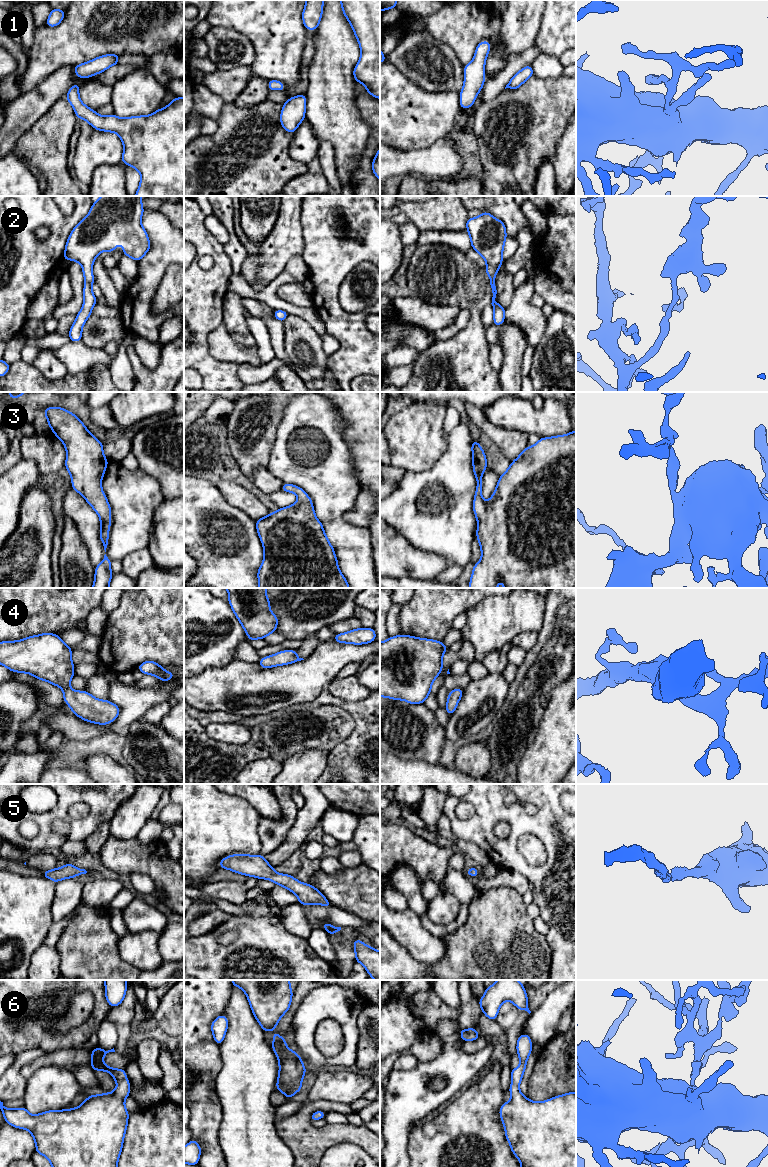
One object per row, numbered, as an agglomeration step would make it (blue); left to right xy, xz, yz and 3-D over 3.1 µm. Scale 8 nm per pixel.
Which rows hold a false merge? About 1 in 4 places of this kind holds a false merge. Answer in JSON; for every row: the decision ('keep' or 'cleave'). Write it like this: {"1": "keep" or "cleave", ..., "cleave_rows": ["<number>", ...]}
{"1": "keep", "2": "keep", "3": "keep", "4": "keep", "5": "keep", "6": "keep", "cleave_rows": []}

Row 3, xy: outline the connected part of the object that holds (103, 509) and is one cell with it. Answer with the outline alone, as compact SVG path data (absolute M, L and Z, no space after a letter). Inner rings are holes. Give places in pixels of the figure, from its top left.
M48 407L43 414L55 436L65 446L65 467L71 475L72 489L85 498L100 518L100 539L106 552L111 507L101 486L108 465L103 454L103 444L75 414L61 407Z

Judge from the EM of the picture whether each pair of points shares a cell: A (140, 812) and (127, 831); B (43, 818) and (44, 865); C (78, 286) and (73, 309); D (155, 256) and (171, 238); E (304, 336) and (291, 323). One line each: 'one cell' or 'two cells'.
A: one cell
B: two cells
C: one cell
D: one cell
E: one cell

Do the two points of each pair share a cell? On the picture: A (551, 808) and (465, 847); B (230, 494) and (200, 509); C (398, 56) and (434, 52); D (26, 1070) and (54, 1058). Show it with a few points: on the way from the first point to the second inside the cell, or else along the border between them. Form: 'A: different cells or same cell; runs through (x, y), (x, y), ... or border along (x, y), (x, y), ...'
A: different cells; border along (459, 839), (472, 841), (477, 844), (490, 860)
B: different cells; border along (215, 485), (230, 504), (242, 511)
C: same cell; runs through (407, 56), (425, 56)
D: same cell; runs through (33, 1066), (47, 1059)

